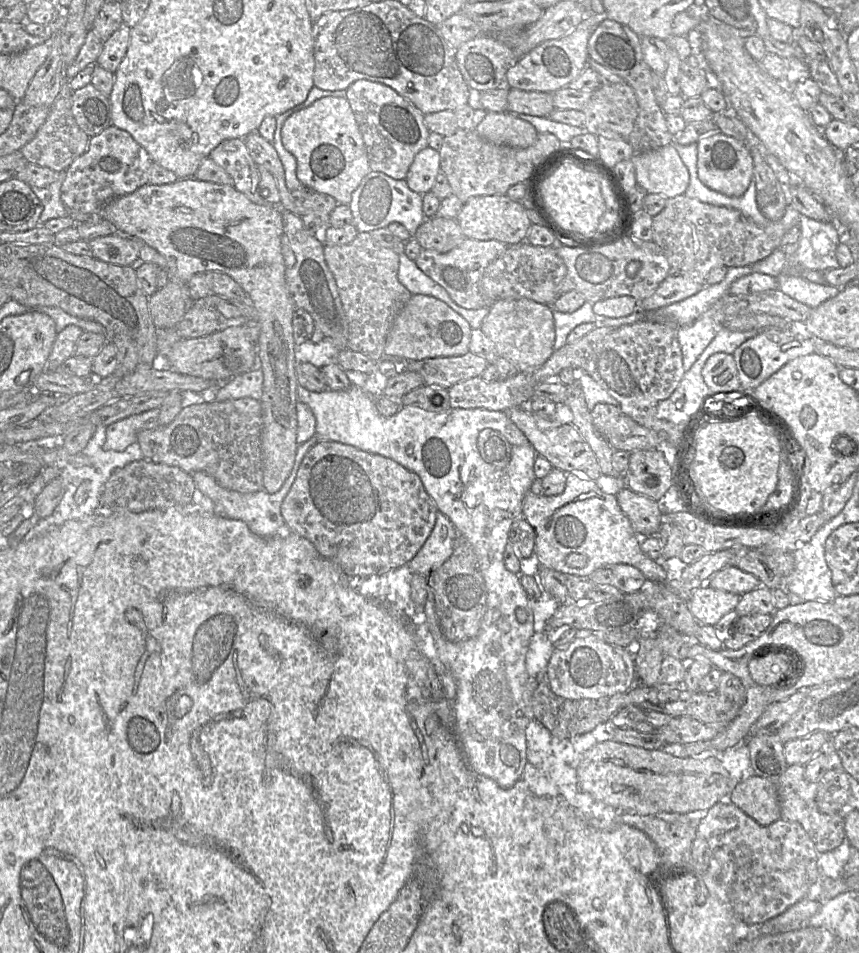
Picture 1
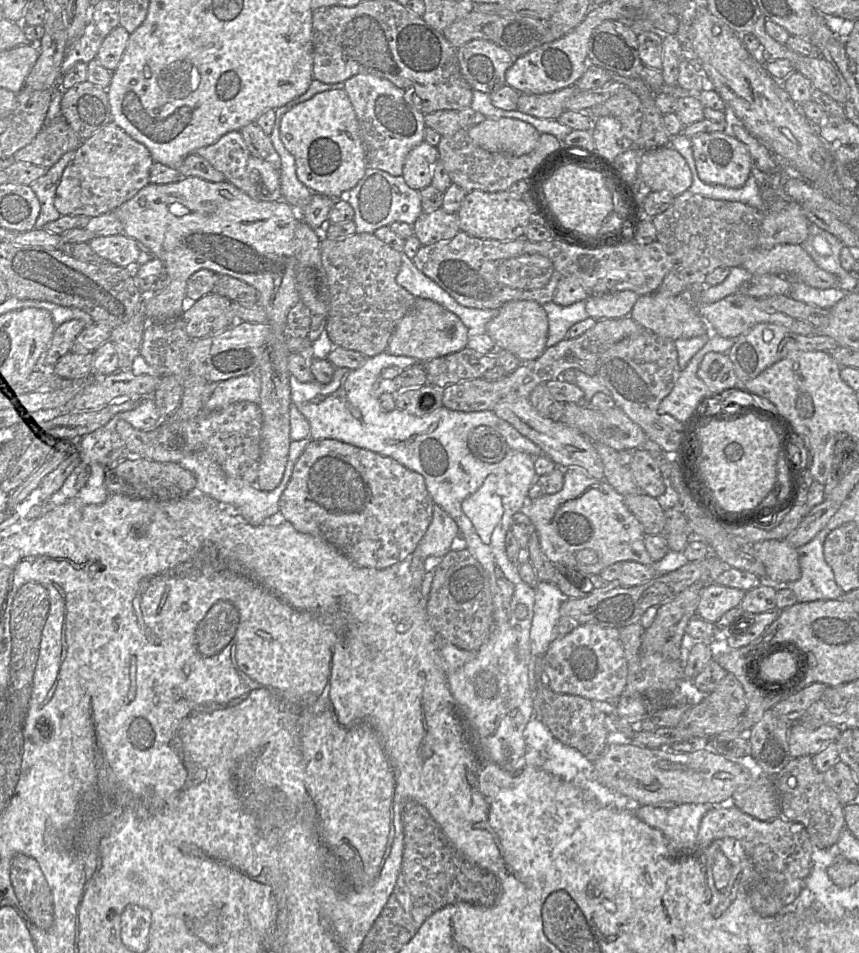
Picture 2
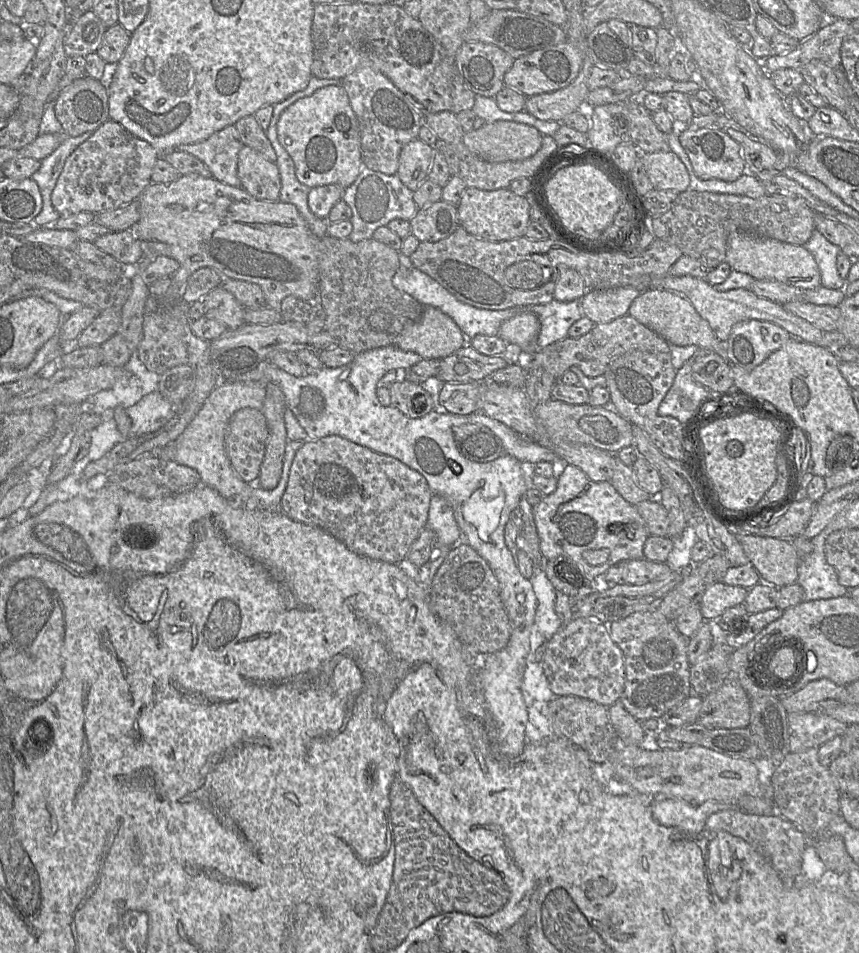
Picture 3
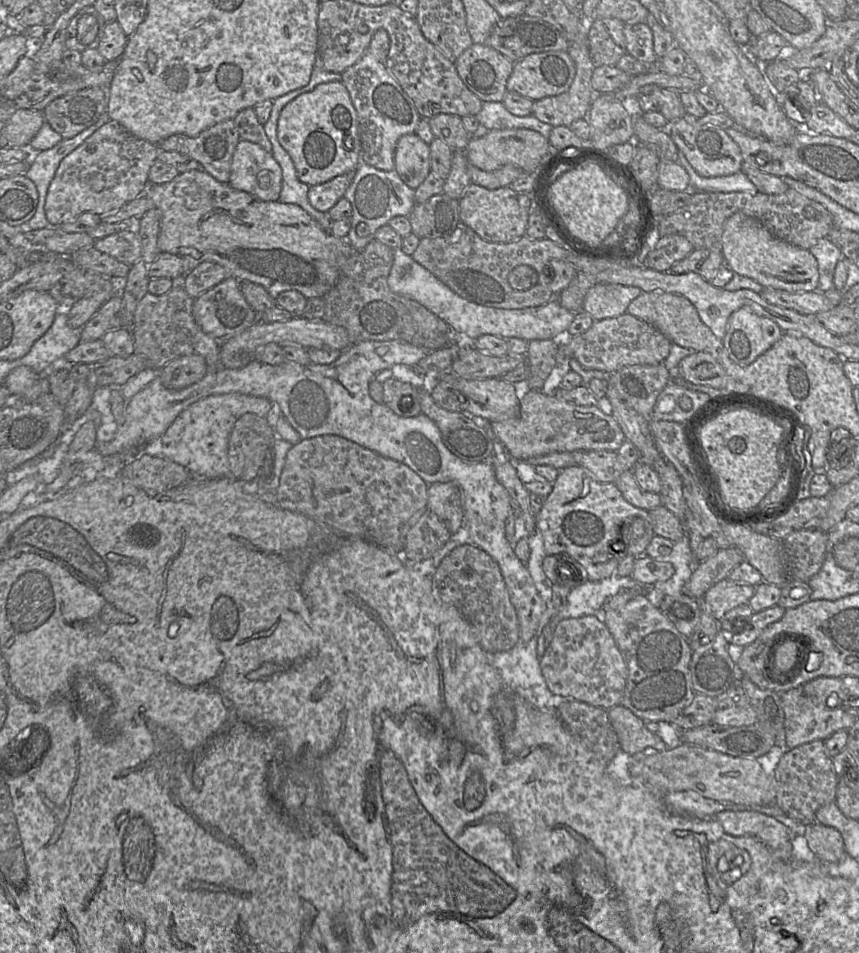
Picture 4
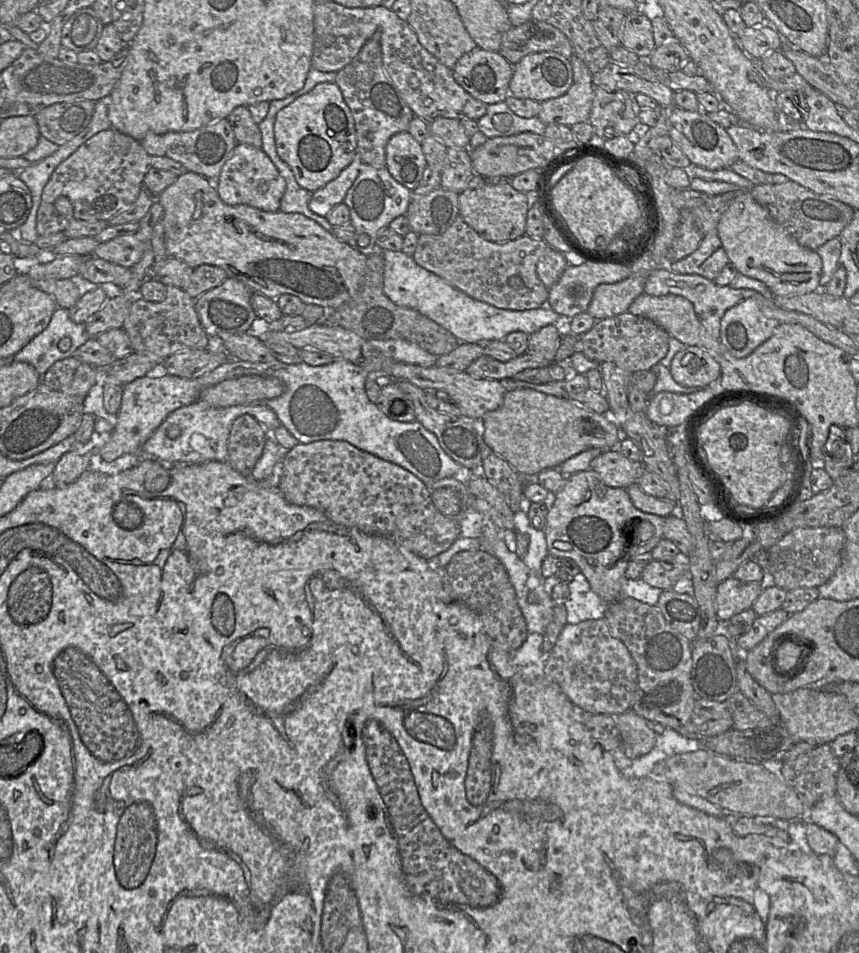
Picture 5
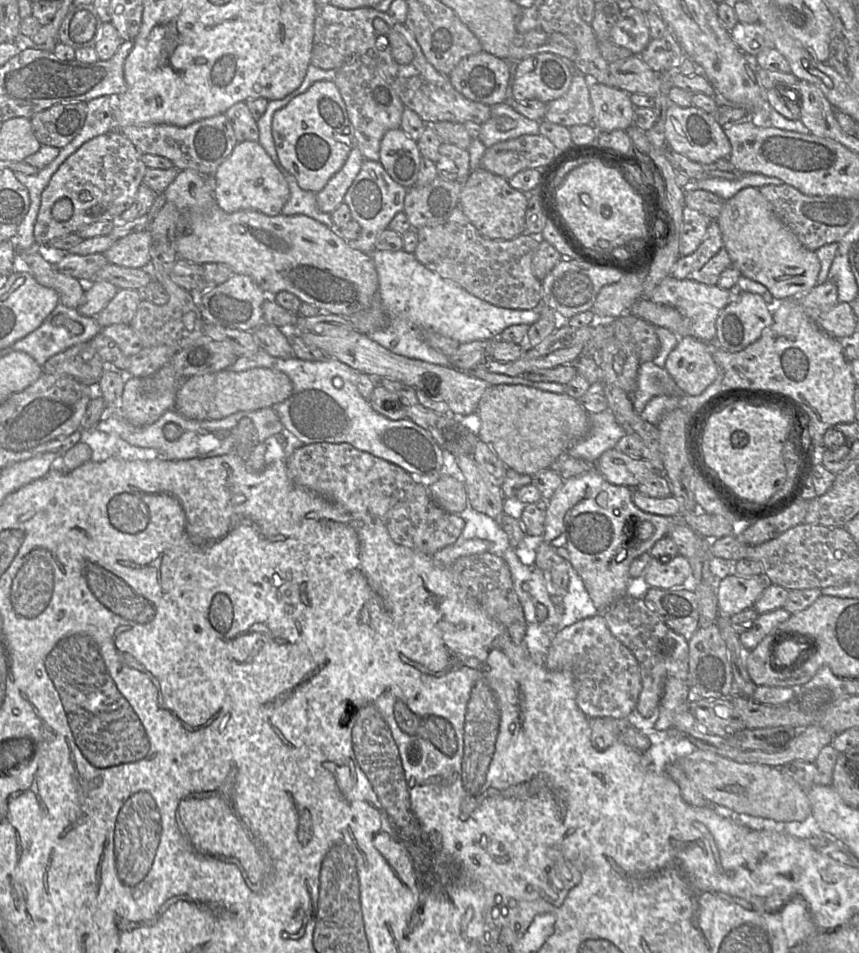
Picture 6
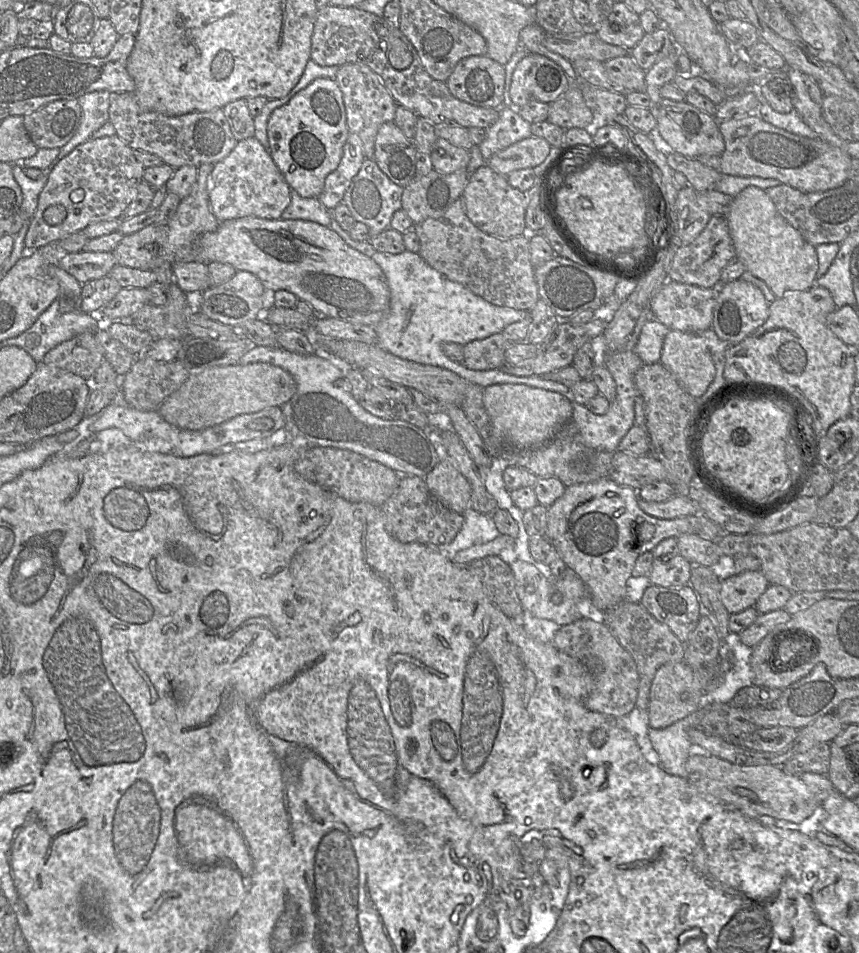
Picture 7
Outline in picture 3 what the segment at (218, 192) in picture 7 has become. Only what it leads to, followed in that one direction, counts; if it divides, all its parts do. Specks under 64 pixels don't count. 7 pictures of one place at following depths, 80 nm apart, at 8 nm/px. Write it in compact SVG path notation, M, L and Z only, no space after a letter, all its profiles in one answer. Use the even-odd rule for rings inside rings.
M244 145L238 153L237 174L241 187L254 198L279 200L281 180L278 166L260 152Z

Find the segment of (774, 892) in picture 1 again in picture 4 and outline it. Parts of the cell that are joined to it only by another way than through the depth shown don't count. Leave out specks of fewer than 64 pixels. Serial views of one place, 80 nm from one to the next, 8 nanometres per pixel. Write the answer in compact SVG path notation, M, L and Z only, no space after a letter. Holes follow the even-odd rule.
M752 810L723 811L713 818L722 825L727 834L736 837L754 836L761 840L775 857L785 862L794 860L792 843L795 835L775 818Z

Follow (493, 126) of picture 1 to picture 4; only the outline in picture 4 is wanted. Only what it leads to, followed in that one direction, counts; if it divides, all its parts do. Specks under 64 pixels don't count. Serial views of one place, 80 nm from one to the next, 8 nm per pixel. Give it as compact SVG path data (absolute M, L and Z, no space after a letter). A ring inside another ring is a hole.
M519 128L489 130L481 138L471 138L465 149L465 154L472 165L486 172L496 171L506 165L513 165L526 173L534 173L552 151L549 140L539 132Z

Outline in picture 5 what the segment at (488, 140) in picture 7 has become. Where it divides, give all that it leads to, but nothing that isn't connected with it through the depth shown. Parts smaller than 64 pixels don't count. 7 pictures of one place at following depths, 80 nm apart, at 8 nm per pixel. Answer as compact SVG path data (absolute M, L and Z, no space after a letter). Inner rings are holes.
M505 102L489 104L486 114L477 122L479 131L487 138L508 137L523 132L544 135L547 126L538 117L517 116Z

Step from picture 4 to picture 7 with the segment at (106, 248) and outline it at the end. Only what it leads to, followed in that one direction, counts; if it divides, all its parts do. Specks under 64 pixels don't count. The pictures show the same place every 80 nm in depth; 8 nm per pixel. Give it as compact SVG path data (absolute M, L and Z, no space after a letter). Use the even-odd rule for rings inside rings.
M206 163L197 167L197 179L190 194L180 200L174 216L167 224L151 224L123 237L112 252L117 265L155 271L163 263L174 265L196 260L196 242L198 238L205 233L215 231L220 224L212 213L209 202L213 166L214 164Z

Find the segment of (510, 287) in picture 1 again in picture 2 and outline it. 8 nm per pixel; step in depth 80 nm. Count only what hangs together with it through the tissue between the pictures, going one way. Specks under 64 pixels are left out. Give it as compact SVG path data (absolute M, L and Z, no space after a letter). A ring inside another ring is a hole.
M524 254L502 262L497 269L497 280L507 287L531 290L545 286L553 271L550 259L539 254Z

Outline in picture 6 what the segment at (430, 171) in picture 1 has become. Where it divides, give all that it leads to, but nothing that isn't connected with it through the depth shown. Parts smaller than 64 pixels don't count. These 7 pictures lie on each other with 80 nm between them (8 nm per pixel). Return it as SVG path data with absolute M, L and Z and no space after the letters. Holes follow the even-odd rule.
M401 128L387 131L380 143L379 162L390 177L405 188L416 184L422 155L417 142Z

